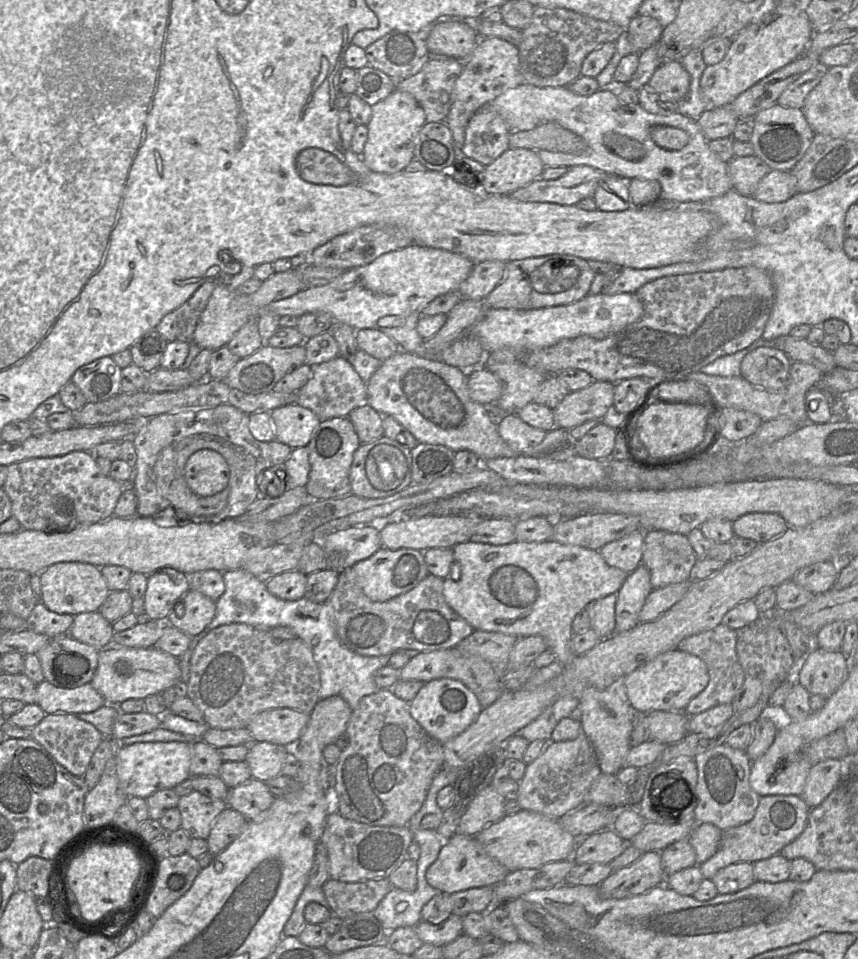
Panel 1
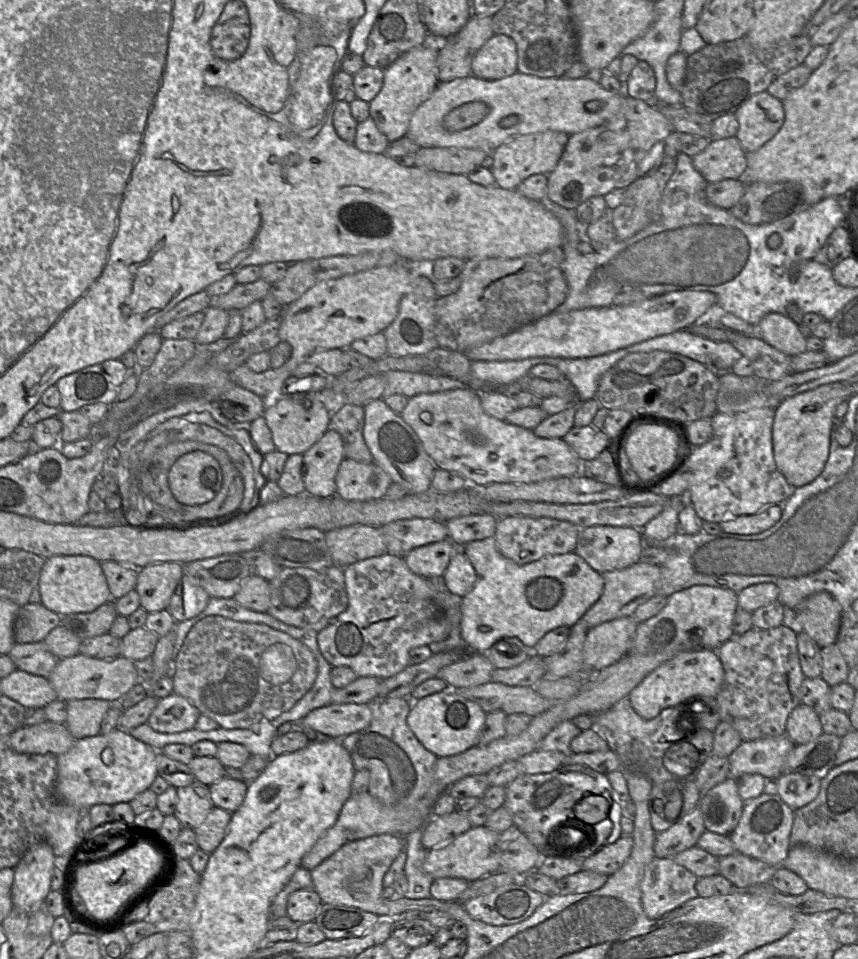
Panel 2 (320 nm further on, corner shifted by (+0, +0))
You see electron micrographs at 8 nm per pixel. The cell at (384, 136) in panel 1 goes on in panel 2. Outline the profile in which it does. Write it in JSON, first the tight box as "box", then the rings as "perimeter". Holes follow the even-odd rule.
{"box":[369,43,439,143],"perimeter":[[[427,43],[406,52],[384,70],[382,89],[369,105],[370,117],[389,143],[407,135],[413,113],[436,89],[439,83],[436,73],[437,54],[438,45]]]}

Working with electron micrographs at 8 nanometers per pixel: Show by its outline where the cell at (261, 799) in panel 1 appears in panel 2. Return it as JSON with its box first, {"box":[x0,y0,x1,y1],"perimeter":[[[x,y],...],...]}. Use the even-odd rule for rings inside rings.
{"box":[209,776,247,813],"perimeter":[[[226,776],[213,783],[209,786],[213,807],[221,808],[230,813],[235,812],[246,796],[247,784],[243,780]]]}

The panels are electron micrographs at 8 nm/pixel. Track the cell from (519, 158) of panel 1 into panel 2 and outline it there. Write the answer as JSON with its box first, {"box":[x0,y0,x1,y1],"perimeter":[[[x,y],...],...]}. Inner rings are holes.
{"box":[492,130,570,190],"perimeter":[[[547,130],[516,136],[493,150],[492,174],[495,185],[508,190],[516,189],[525,179],[534,174],[550,174],[557,166],[570,135]]]}

